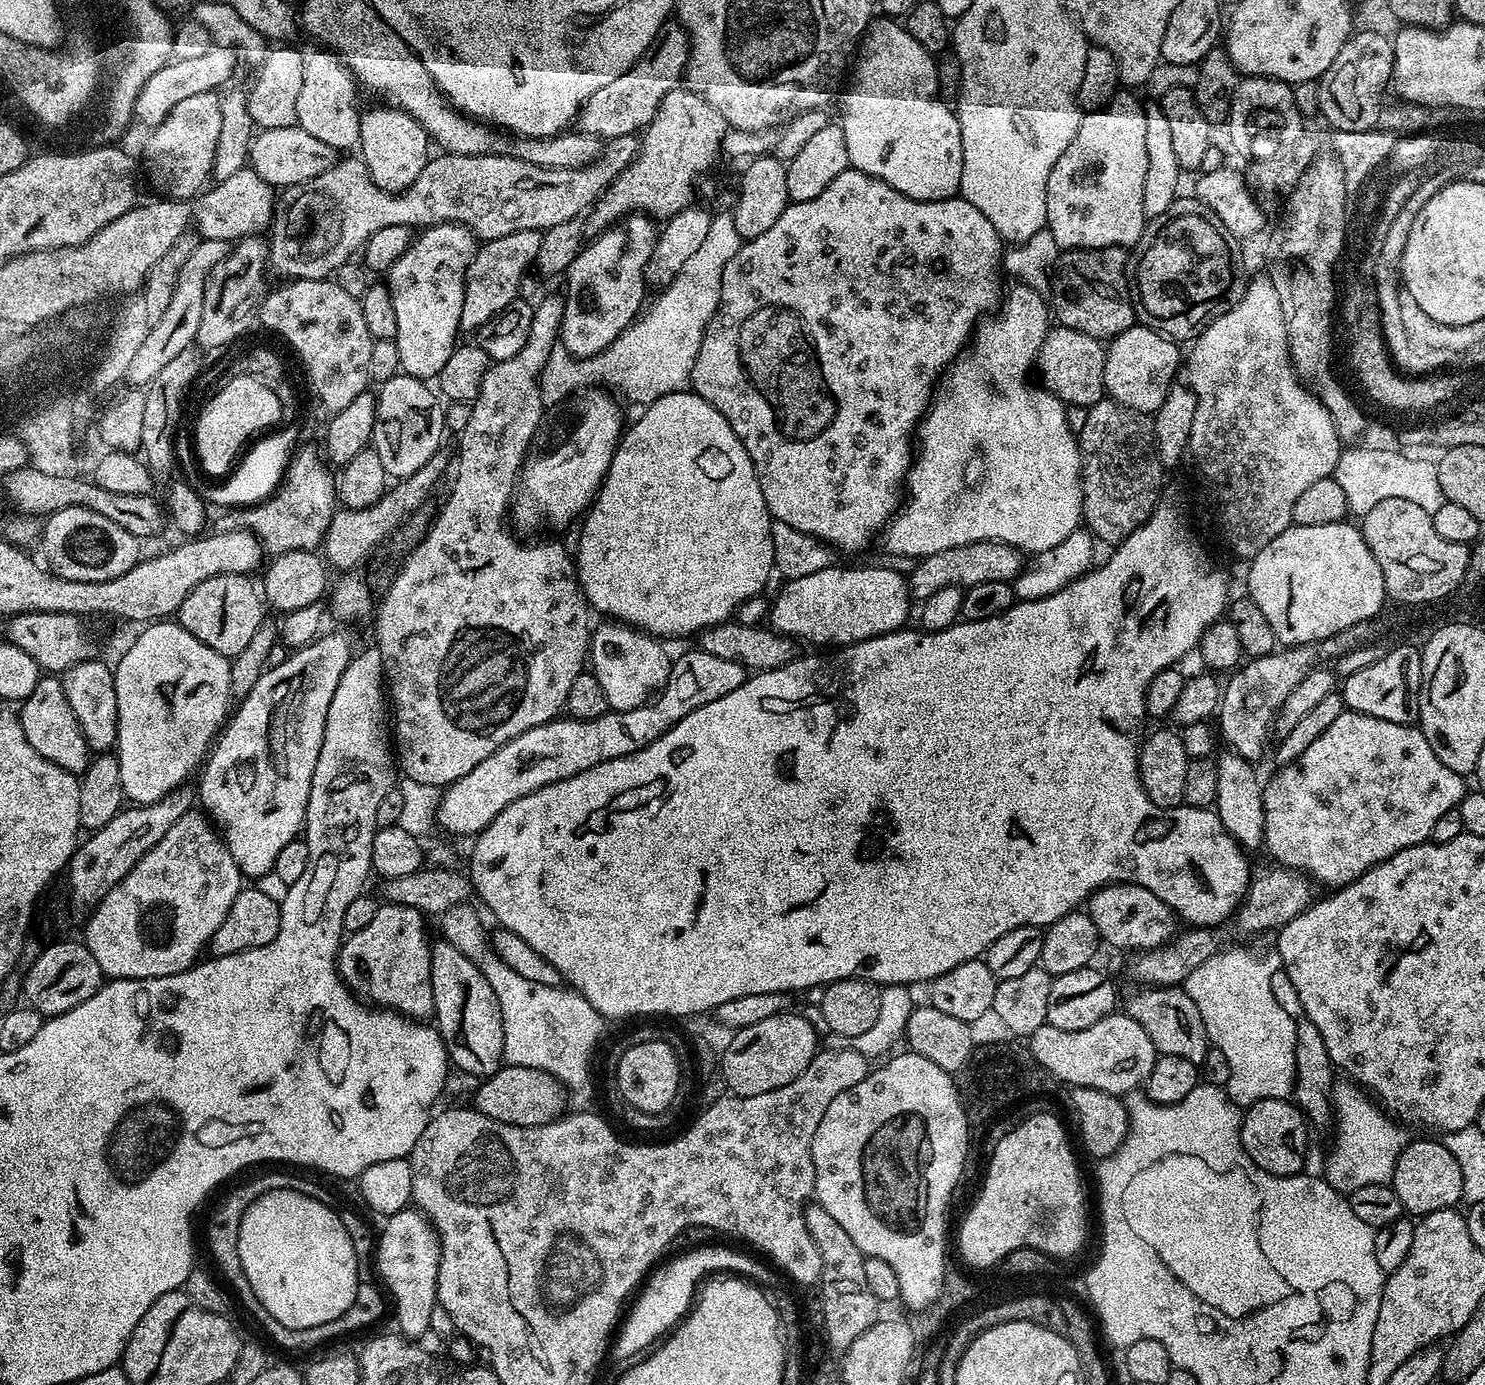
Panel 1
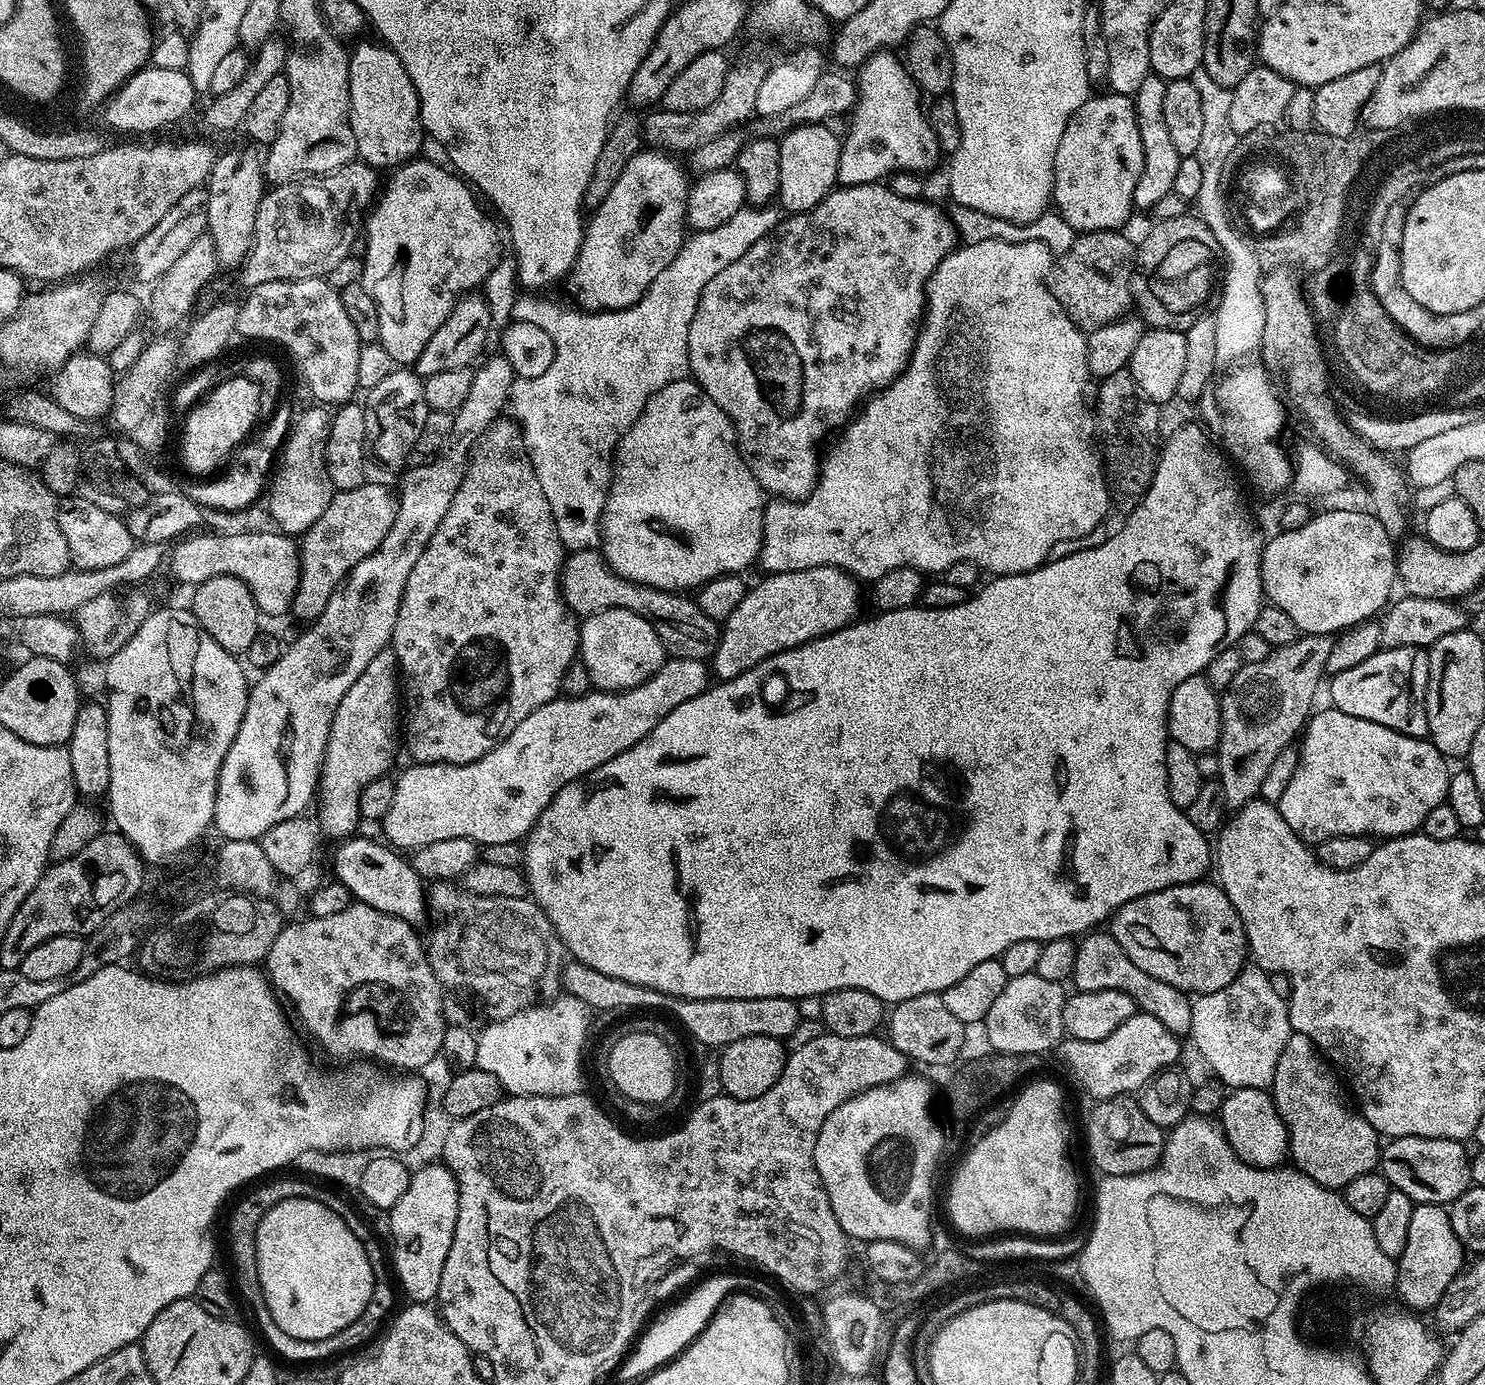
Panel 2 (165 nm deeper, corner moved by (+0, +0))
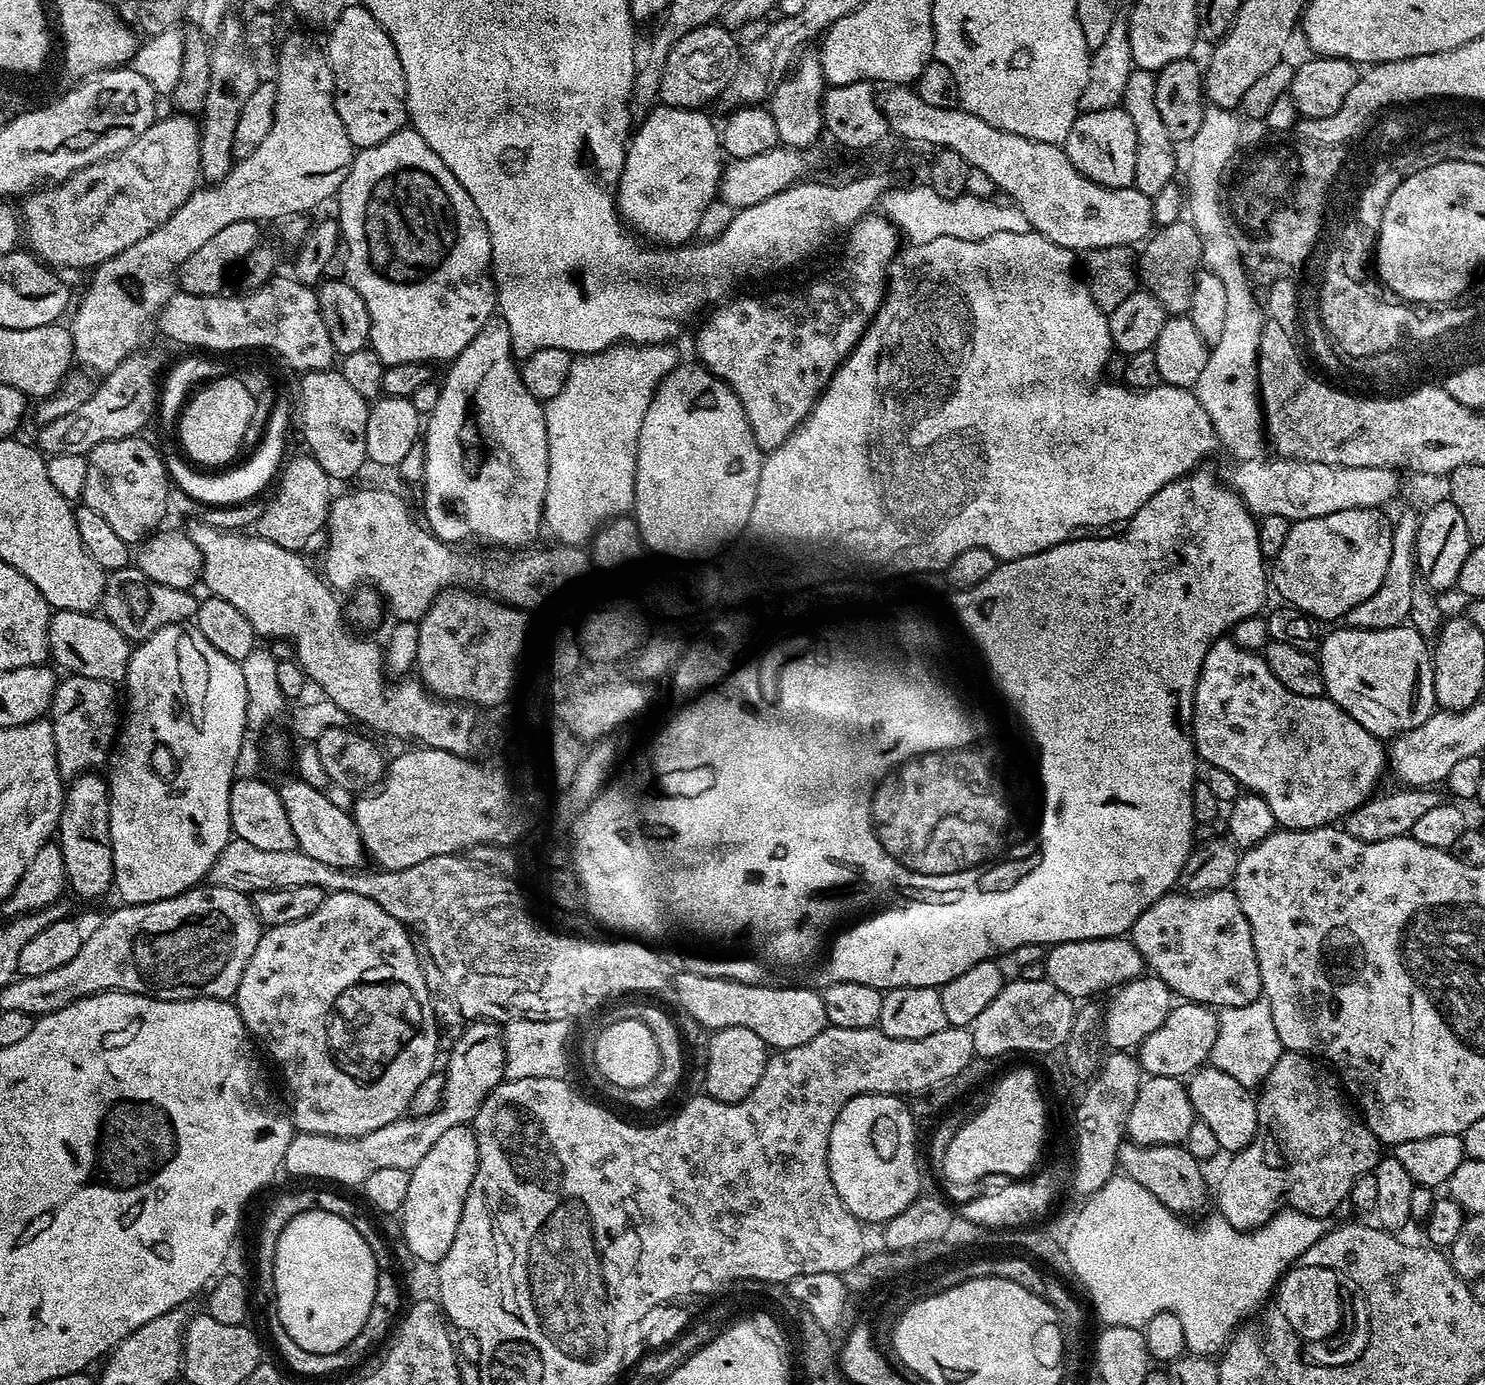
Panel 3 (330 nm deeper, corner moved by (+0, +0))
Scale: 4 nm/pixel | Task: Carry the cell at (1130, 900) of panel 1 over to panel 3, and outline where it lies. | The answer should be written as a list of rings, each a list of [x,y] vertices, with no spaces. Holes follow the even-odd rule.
[[[1228,888],[1207,892],[1201,896],[1190,896],[1179,890],[1158,898],[1134,922],[1130,933],[1134,947],[1142,954],[1145,965],[1166,982],[1166,986],[1177,997],[1193,1004],[1207,1004],[1217,1010],[1246,1006],[1261,999],[1262,978],[1258,958],[1254,950],[1254,938],[1238,898]]]

